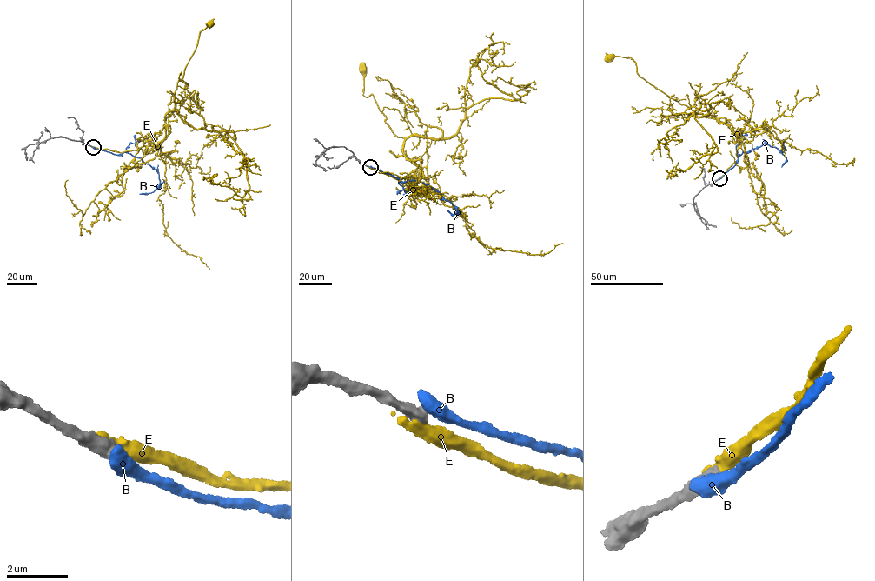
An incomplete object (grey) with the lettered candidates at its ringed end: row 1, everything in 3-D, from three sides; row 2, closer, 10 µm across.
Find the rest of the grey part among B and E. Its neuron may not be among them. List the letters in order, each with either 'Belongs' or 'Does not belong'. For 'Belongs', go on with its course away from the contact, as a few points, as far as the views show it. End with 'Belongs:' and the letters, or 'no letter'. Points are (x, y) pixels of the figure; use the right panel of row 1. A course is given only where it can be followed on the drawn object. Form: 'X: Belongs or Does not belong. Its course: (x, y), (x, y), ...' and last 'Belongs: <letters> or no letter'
B: Does not belong
E: Does not belong
Belongs: no letter

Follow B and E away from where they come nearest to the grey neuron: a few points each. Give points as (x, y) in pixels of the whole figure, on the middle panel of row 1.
B: (370, 167), (396, 177), (400, 181), (413, 180), (429, 185), (455, 207), (456, 212), (454, 214), (447, 210)
E: (369, 167), (399, 181), (409, 176), (409, 185), (421, 170), (374, 96), (363, 95), (364, 69)

